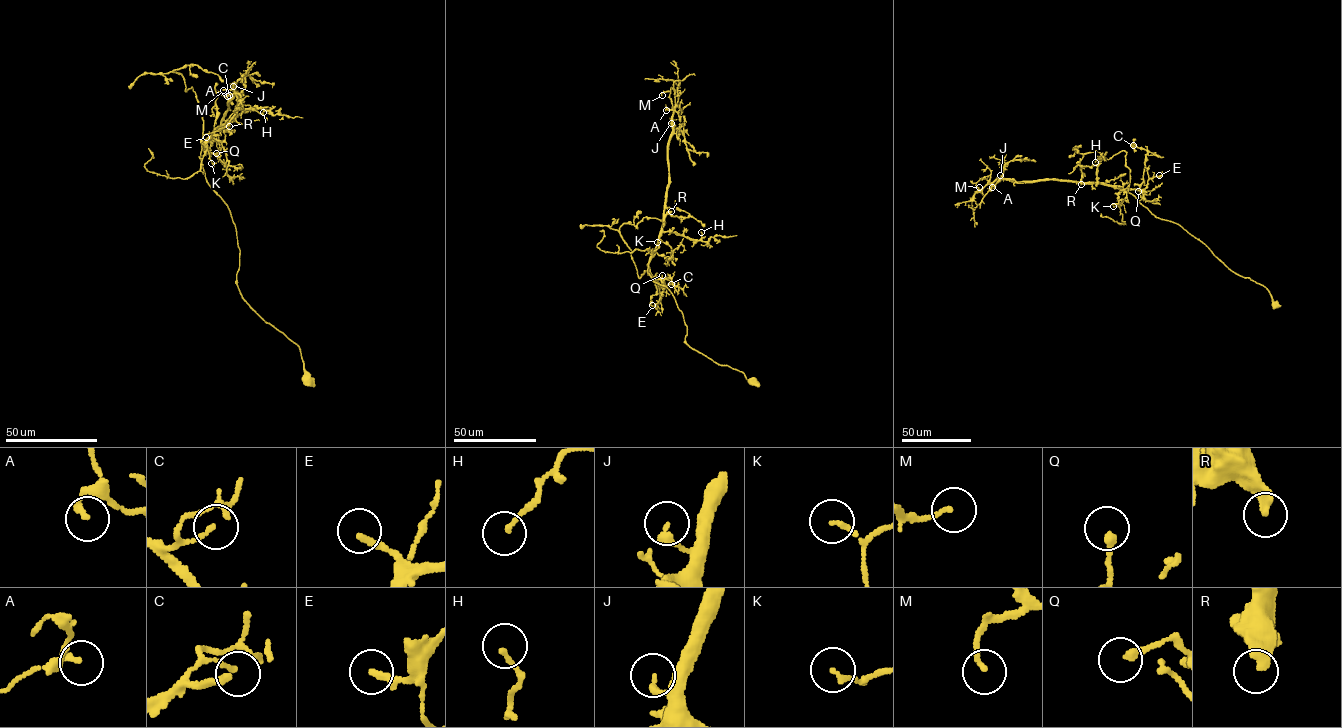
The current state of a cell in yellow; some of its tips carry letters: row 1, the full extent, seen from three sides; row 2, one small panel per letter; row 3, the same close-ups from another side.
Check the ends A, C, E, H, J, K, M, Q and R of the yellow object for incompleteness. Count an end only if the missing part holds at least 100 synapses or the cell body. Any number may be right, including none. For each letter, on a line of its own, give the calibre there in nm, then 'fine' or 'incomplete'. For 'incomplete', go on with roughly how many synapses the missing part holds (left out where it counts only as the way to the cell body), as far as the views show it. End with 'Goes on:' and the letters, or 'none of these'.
A: 180 nm thick; fine
C: 150 nm thick; fine
E: 240 nm thick; fine
H: 150 nm thick; fine
J: 200 nm thick; fine
K: 160 nm thick; fine
M: 150 nm thick; fine
Q: 240 nm thick; fine
R: 360 nm thick; incomplete; about 300 synapses
Goes on: R

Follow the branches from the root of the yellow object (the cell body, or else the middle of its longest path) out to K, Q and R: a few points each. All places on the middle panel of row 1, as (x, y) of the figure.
K: (753, 380), (687, 344), (686, 325), (673, 294), (647, 273), (657, 242)
Q: (753, 380), (687, 345), (683, 315), (669, 289), (647, 273), (648, 263), (652, 275), (661, 278), (662, 275)
R: (753, 380), (687, 345), (686, 325), (673, 294), (647, 273), (663, 219), (671, 211)

